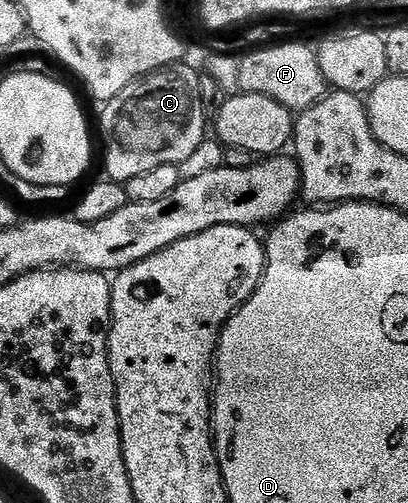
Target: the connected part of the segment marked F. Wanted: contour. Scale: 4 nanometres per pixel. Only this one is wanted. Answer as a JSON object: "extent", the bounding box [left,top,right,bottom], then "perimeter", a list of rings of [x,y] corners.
{"extent":[238,42,327,112],"perimeter":[[[281,42],[278,46],[265,46],[262,50],[240,55],[238,68],[240,93],[271,96],[271,100],[294,112],[311,108],[327,93],[317,51],[305,42]]]}

